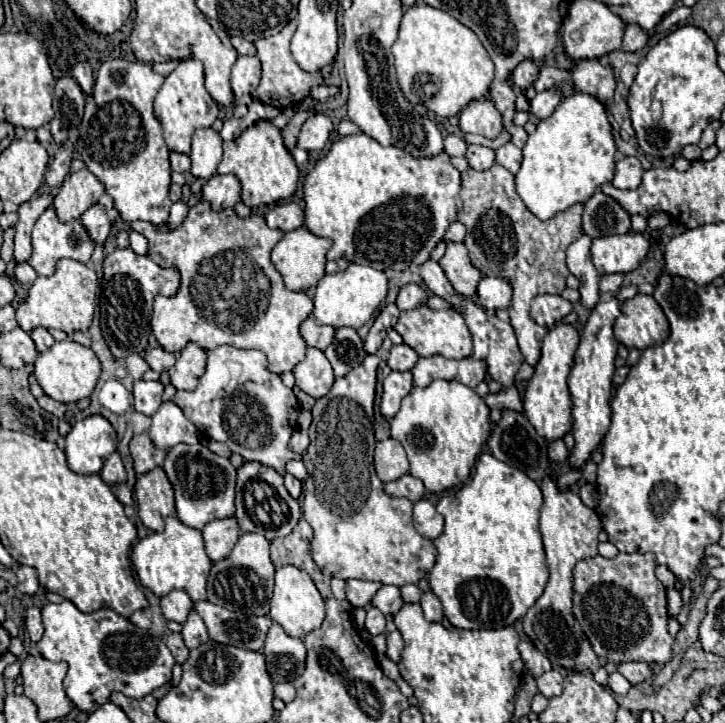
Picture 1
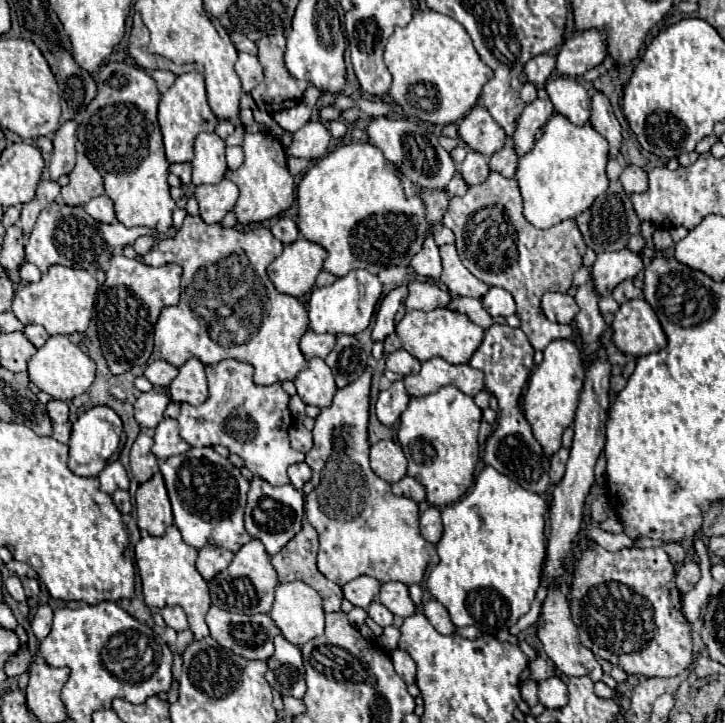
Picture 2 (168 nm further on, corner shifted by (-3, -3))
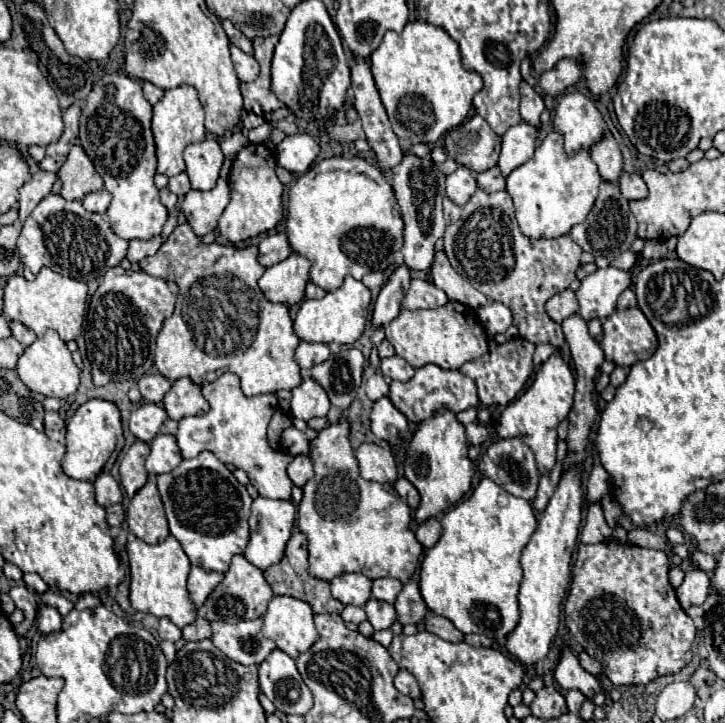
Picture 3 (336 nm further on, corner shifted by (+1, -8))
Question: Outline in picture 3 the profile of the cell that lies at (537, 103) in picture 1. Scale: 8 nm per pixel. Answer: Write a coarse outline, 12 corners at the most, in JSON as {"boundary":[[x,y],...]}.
{"boundary":[[520,122],[502,136],[498,168],[506,178],[536,148],[536,128]]}

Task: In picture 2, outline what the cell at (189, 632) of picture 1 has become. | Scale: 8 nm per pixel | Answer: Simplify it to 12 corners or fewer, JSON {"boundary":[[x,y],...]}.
{"boundary":[[176,525],[136,549],[146,605],[180,605],[194,639],[210,633],[198,549]]}

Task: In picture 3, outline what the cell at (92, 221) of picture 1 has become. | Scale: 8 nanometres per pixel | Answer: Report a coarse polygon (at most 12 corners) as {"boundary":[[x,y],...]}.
{"boundary":[[110,192],[86,194],[82,204],[90,212],[104,214],[110,200]]}

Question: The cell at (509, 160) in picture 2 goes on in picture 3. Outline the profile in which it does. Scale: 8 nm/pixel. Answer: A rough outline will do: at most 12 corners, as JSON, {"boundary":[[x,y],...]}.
{"boundary":[[498,166],[476,174],[478,188],[498,192],[506,180]]}

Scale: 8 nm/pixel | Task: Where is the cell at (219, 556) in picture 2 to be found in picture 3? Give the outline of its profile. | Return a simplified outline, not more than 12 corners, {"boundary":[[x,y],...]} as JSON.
{"boundary":[[190,570],[188,594],[196,608],[222,582],[222,574]]}

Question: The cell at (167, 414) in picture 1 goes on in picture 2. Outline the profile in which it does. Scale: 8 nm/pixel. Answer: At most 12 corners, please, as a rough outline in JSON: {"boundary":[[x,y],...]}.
{"boundary":[[176,419],[158,423],[152,453],[164,461],[192,449]]}

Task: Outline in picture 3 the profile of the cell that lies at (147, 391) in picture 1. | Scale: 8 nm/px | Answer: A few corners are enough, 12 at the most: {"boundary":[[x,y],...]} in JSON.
{"boundary":[[160,404],[132,412],[130,432],[150,444],[166,420]]}

